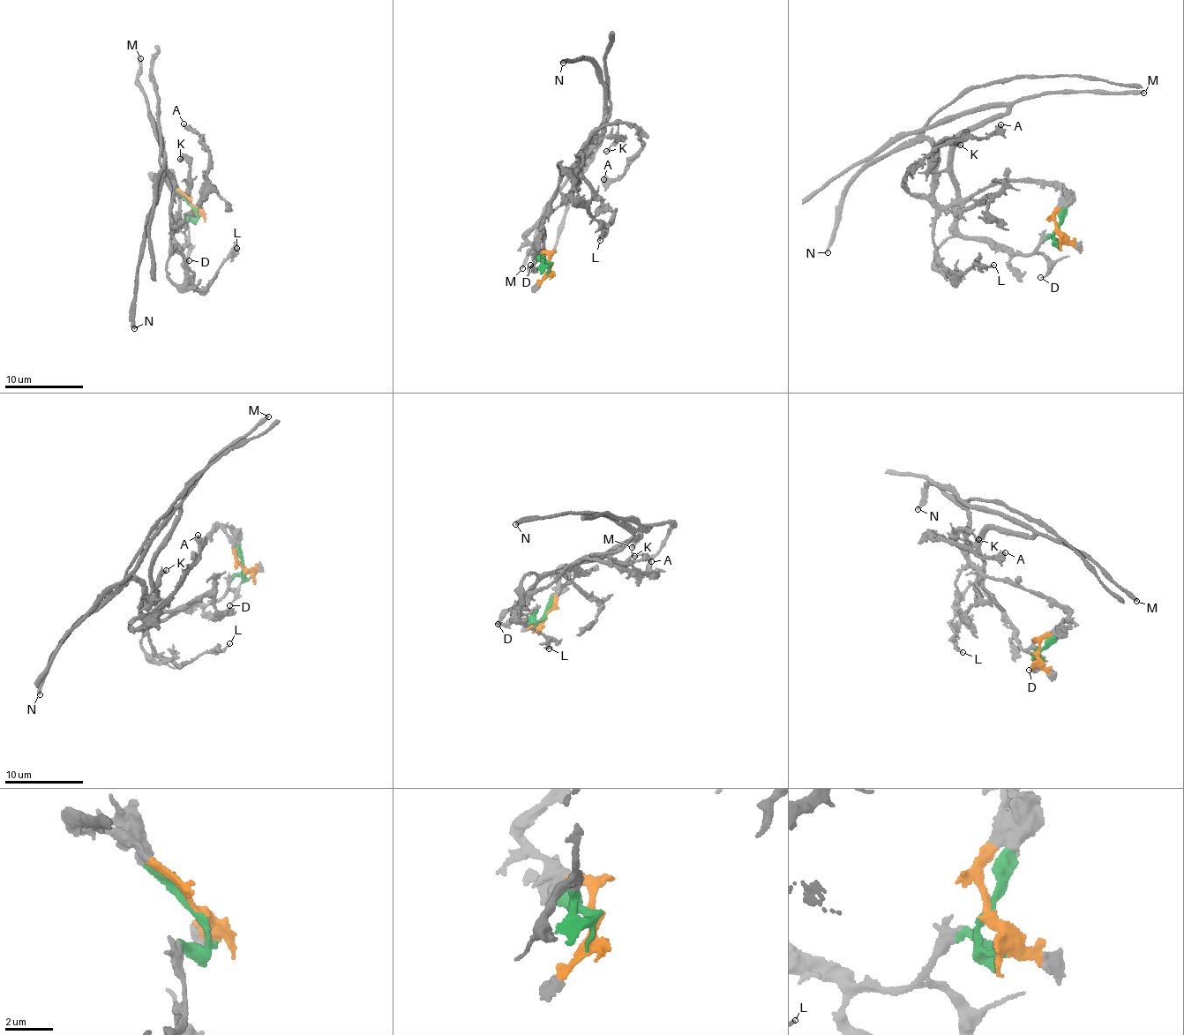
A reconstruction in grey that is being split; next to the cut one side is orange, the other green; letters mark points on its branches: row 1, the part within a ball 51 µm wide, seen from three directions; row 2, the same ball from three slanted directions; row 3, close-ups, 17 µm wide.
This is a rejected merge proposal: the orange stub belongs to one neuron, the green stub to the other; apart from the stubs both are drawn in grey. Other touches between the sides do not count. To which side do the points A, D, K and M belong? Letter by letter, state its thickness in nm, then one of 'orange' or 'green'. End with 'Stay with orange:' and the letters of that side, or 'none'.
A: calibre 400 nm; orange
D: calibre 110 nm; green
K: calibre 120 nm; green
M: calibre 280 nm; green
Stay with orange: A

